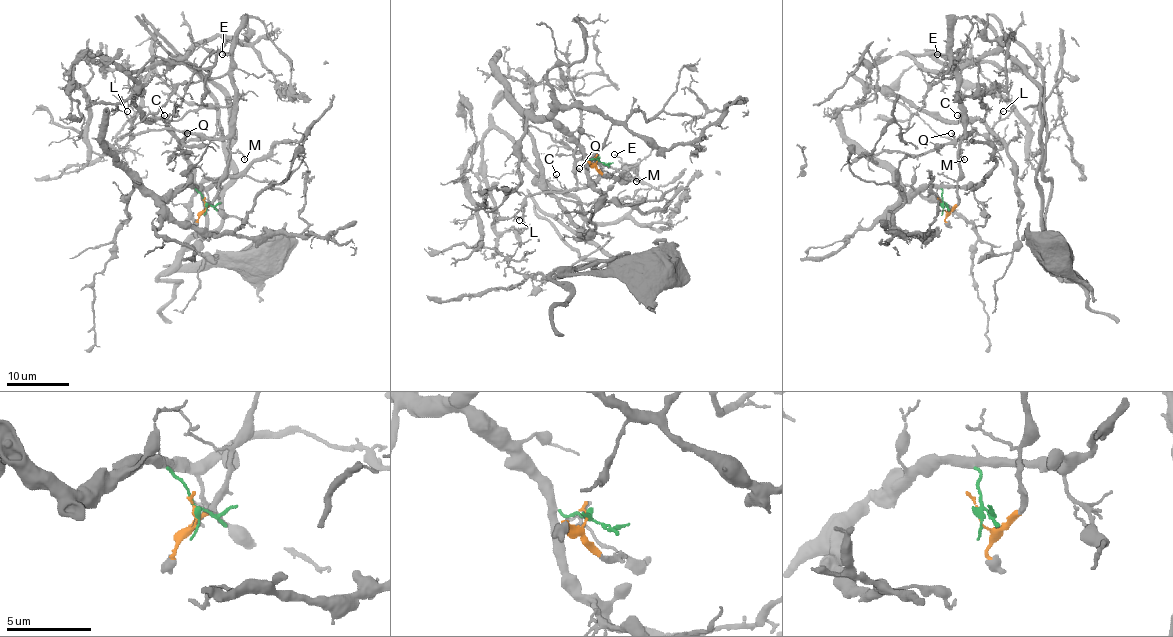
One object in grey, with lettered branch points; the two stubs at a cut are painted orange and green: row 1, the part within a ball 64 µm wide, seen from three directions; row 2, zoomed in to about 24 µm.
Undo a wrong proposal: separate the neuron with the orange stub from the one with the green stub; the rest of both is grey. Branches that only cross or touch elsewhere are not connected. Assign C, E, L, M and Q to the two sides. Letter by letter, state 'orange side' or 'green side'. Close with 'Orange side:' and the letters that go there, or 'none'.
C: orange side
E: orange side
L: orange side
M: orange side
Q: orange side
Orange side: C, E, L, M, Q

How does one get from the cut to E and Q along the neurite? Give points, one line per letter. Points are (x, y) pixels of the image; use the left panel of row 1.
E: (205, 206), (205, 211), (230, 154), (233, 65), (230, 54), (222, 54)
Q: (205, 206), (205, 211), (227, 165), (230, 148), (225, 139), (205, 139), (198, 134), (183, 139), (187, 132)

